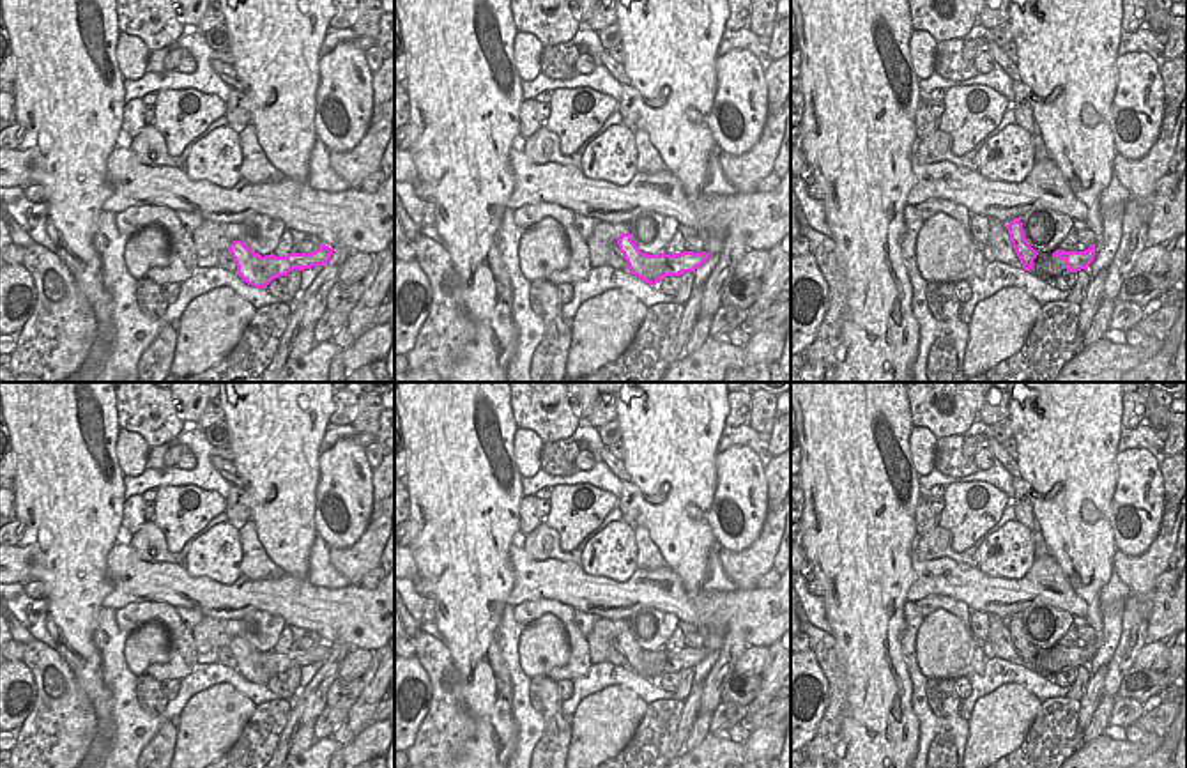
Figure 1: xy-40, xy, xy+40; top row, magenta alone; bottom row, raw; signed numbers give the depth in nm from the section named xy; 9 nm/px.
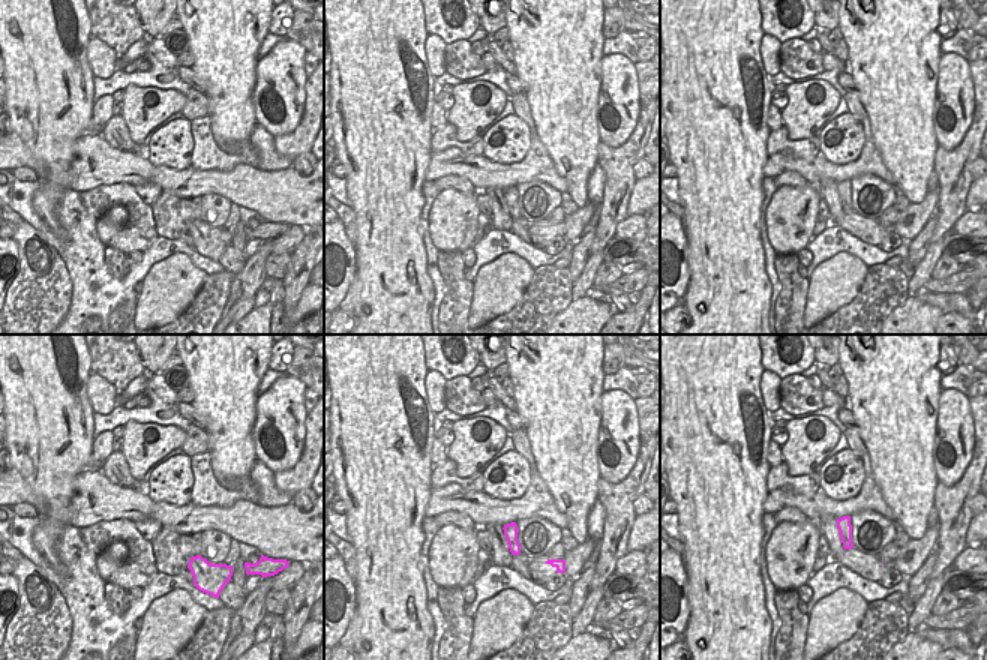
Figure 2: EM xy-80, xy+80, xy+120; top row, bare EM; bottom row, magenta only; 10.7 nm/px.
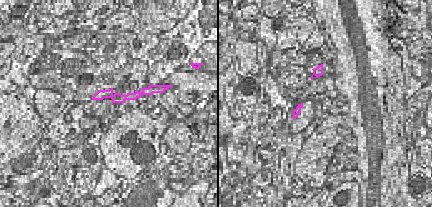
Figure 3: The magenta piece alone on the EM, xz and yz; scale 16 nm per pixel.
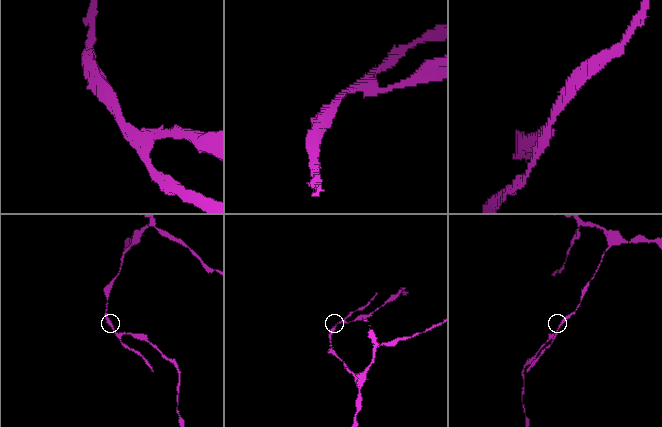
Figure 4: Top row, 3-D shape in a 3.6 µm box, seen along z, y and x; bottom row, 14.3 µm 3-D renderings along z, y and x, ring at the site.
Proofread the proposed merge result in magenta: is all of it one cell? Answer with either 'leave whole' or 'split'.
split

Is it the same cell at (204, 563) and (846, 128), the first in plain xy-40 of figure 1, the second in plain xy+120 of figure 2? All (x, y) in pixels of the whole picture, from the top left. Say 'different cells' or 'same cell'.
same cell

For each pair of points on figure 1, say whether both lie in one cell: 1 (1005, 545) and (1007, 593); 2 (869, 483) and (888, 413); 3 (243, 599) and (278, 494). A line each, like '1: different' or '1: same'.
1: different
2: same
3: different

